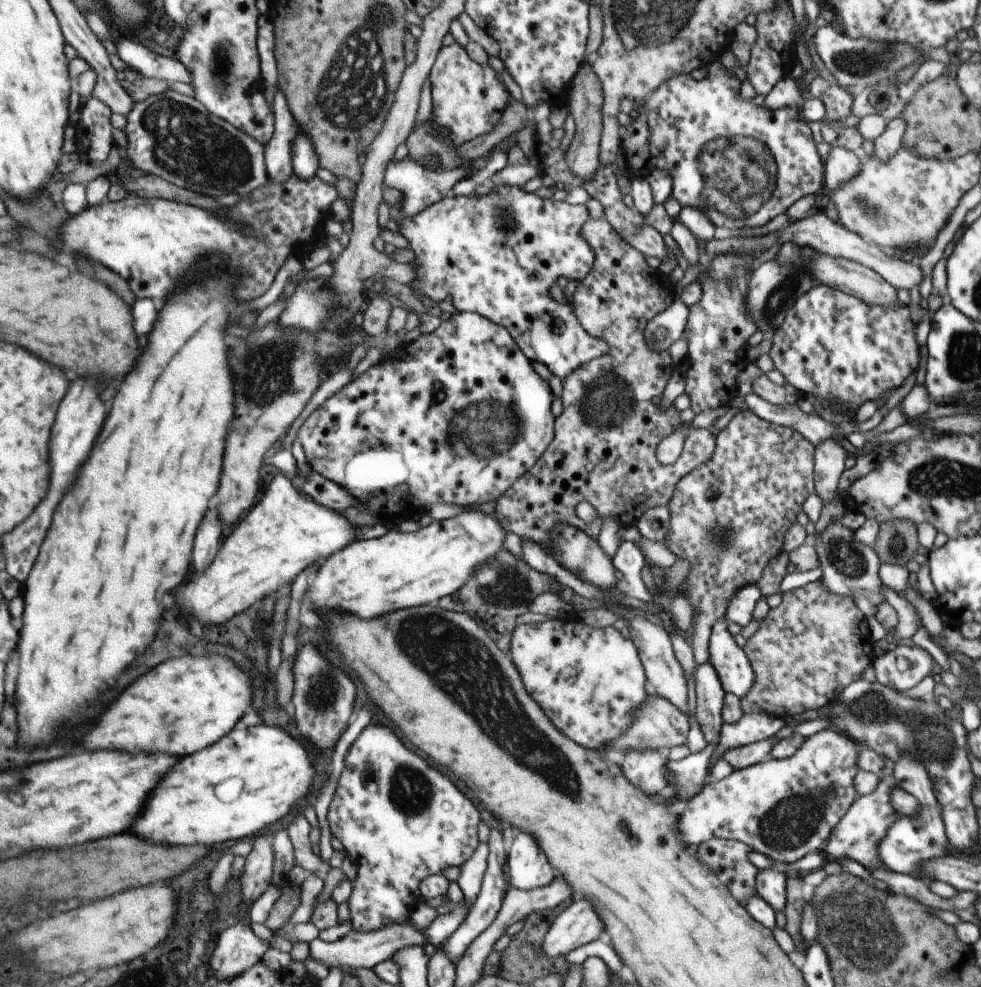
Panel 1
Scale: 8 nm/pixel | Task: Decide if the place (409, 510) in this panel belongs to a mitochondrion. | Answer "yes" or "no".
no

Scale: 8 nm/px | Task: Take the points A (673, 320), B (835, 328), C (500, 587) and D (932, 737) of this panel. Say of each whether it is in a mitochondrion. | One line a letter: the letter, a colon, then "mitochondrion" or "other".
A: other
B: other
C: mitochondrion
D: mitochondrion

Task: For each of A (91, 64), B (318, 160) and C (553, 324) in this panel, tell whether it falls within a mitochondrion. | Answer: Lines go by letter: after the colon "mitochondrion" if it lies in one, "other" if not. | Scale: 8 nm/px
A: other
B: other
C: other

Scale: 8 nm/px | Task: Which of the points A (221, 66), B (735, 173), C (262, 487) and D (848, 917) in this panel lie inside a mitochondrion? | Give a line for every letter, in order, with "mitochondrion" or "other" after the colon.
A: mitochondrion
B: mitochondrion
C: other
D: mitochondrion

